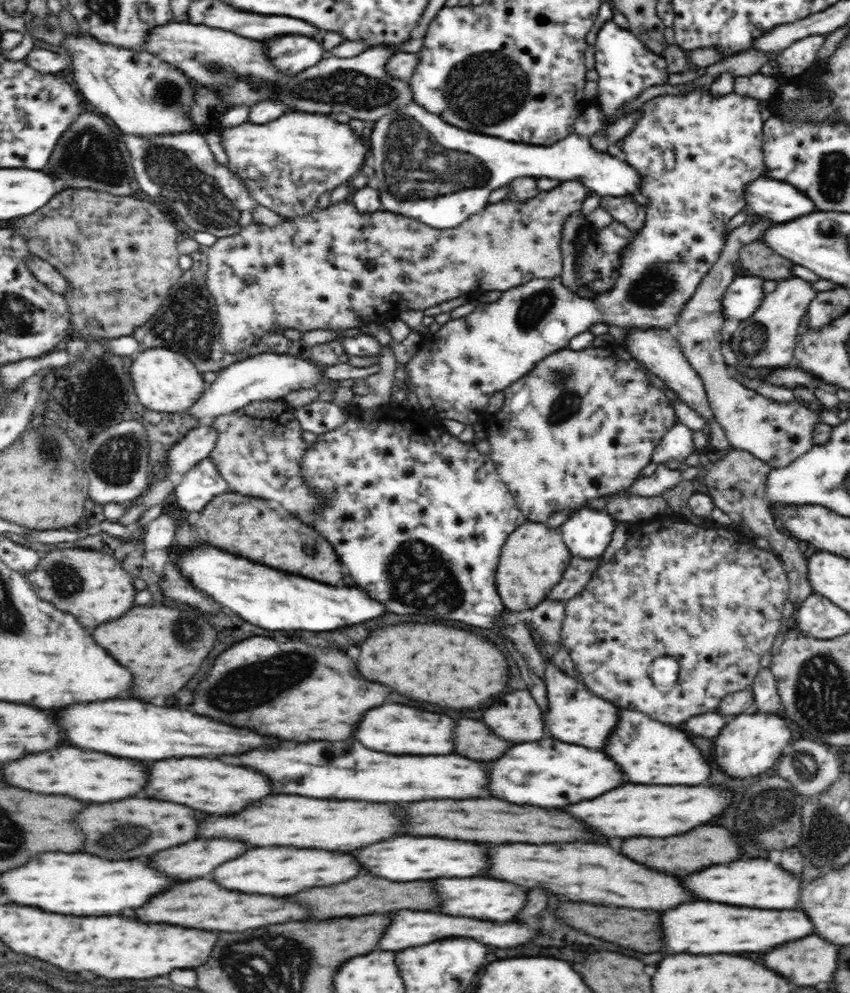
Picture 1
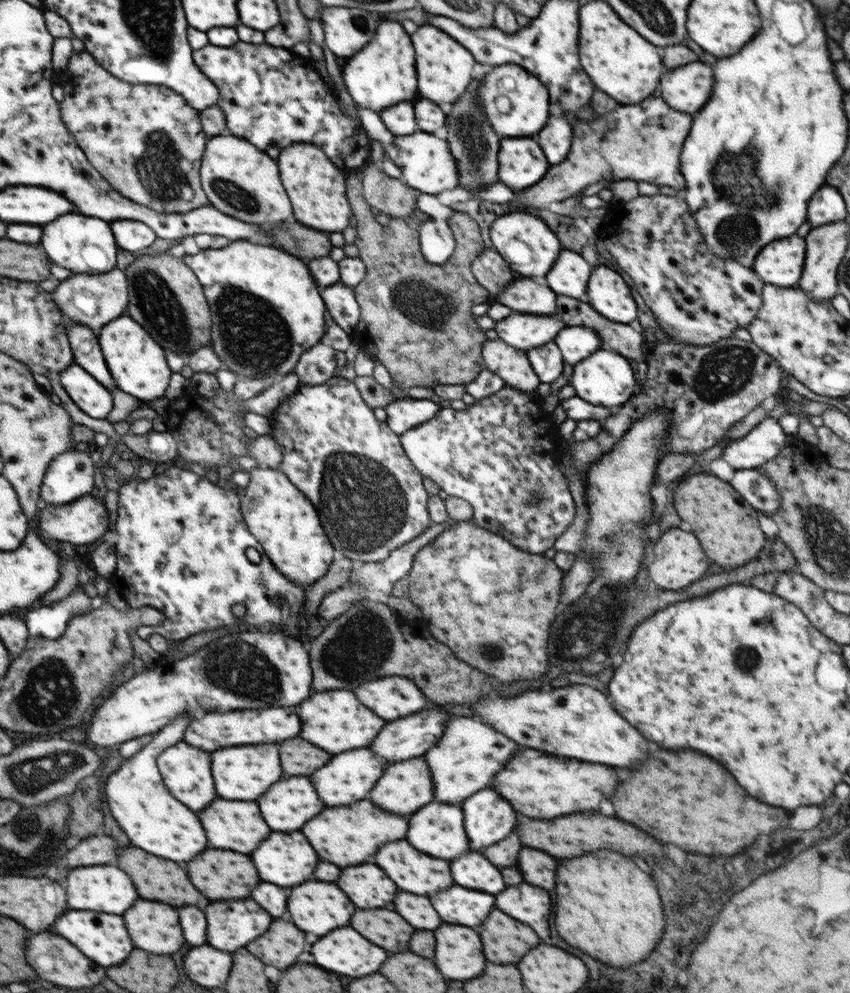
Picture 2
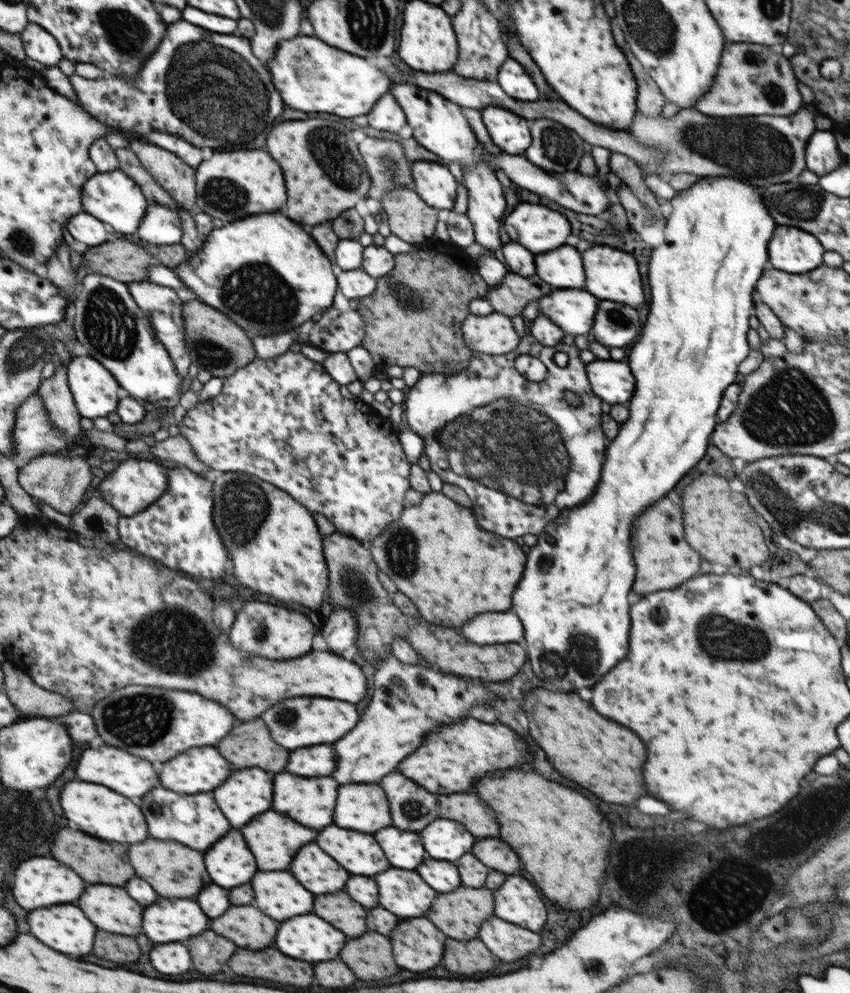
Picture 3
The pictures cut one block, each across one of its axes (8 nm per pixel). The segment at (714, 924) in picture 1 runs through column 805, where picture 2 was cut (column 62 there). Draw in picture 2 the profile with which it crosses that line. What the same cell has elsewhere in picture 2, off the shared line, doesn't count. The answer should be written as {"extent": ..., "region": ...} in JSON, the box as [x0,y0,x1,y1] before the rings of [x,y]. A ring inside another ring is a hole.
{"extent":[54,910,134,966],"region":[[[68,910],[68,912],[60,914],[60,918],[56,918],[54,930],[62,938],[68,938],[68,942],[76,942],[76,946],[80,946],[80,950],[84,950],[84,954],[88,954],[88,958],[92,958],[94,962],[100,962],[100,966],[114,966],[114,964],[124,962],[134,948],[130,936],[126,932],[124,920],[116,914]]]}

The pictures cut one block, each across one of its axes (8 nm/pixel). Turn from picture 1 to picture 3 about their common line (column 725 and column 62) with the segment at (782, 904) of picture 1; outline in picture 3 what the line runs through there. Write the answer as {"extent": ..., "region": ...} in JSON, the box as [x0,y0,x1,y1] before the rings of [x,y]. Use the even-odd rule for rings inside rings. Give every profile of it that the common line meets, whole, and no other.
{"extent":[12,858,84,910],"region":[[[28,858],[20,862],[14,872],[14,882],[12,882],[12,896],[16,898],[18,906],[22,906],[24,910],[74,902],[80,898],[82,890],[84,890],[82,878],[76,872],[72,872],[68,866],[62,866],[60,862],[52,858]]]}

